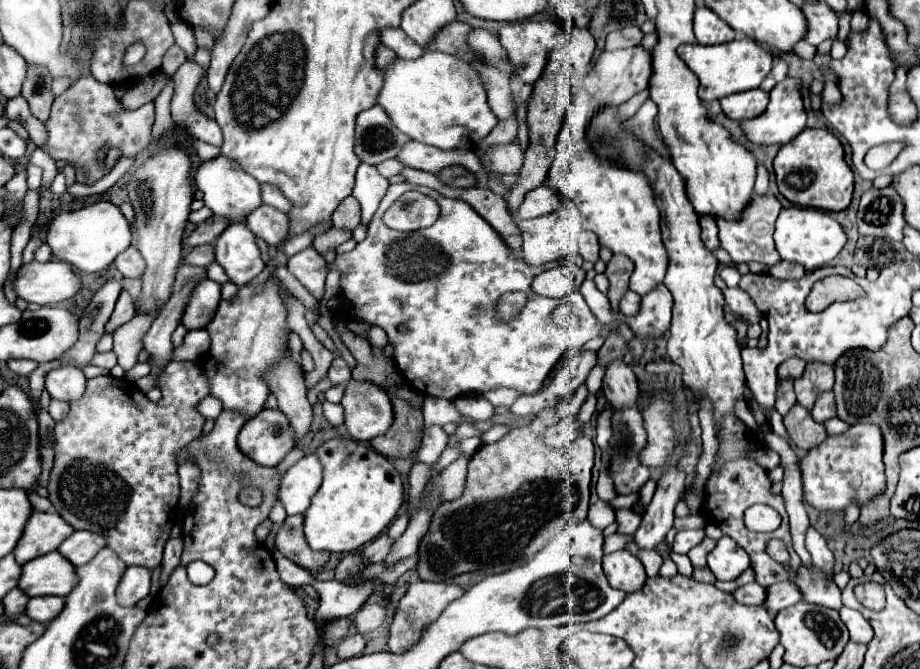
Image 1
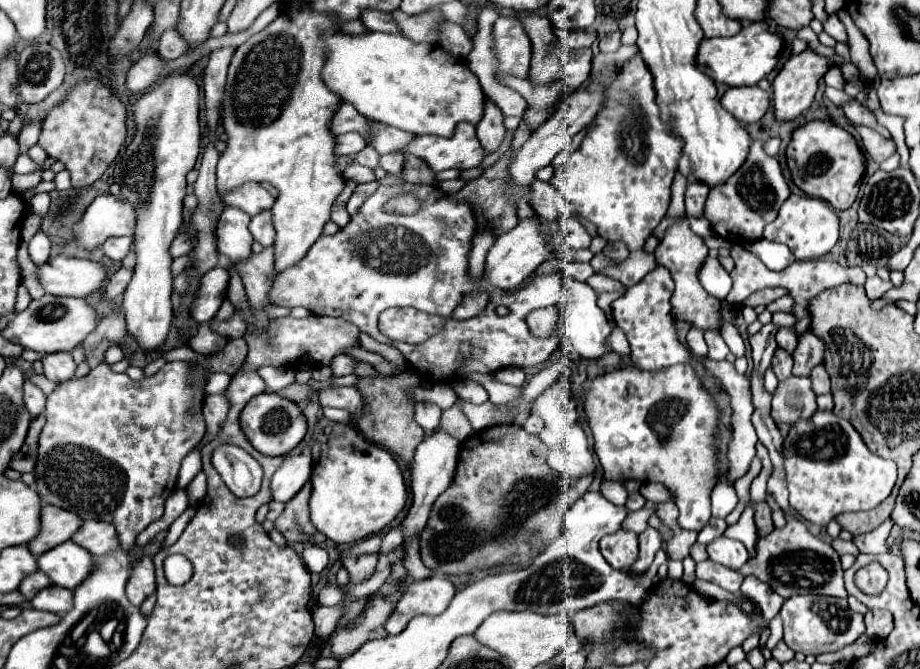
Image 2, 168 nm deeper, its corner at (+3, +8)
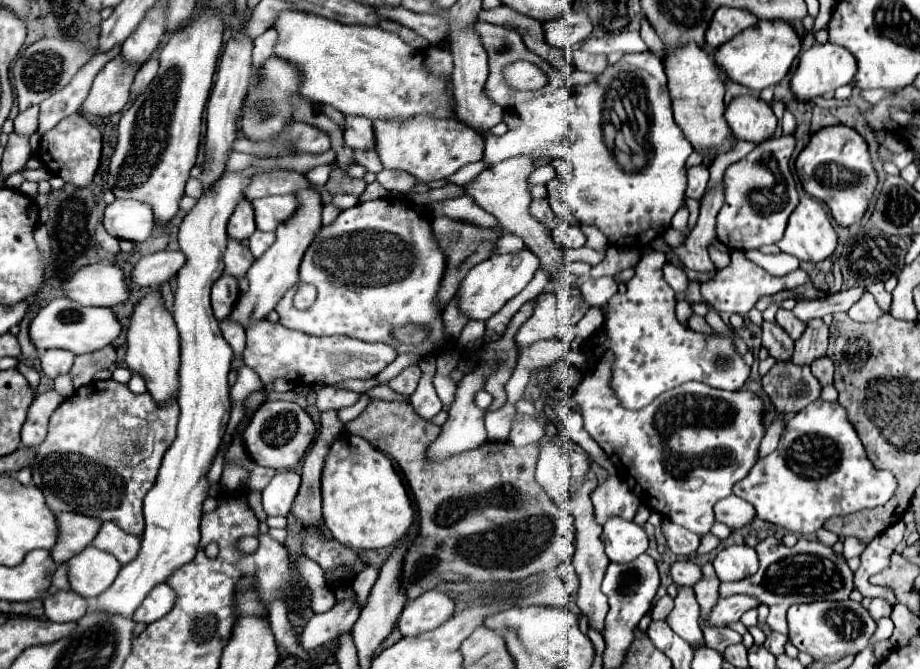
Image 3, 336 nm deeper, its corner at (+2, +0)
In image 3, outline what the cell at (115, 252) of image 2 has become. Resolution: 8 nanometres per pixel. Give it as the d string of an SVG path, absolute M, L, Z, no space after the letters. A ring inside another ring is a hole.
M99 223L97 225L97 243L105 249L105 251L109 251L109 253L113 253L113 255L117 255L121 249L119 249L119 241L115 239L115 237L111 237L105 229L103 229L103 225Z

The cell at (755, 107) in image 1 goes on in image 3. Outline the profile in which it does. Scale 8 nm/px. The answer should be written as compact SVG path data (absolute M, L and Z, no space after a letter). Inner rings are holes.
M757 95L735 97L725 109L725 119L737 139L753 143L771 137L777 127L777 117L773 115L771 105Z

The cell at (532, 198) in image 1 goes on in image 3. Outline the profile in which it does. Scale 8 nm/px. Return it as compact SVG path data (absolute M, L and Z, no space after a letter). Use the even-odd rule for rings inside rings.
M535 199L535 201L531 203L531 215L533 215L535 219L539 219L541 223L545 223L545 225L553 223L553 219L557 217L557 215L553 213L551 205L549 205L549 199Z

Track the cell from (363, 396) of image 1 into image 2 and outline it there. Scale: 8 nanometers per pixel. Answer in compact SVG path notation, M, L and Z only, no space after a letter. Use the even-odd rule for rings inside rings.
M330 387L320 391L318 403L322 407L338 407L350 411L352 417L360 415L362 411L362 397L356 387Z

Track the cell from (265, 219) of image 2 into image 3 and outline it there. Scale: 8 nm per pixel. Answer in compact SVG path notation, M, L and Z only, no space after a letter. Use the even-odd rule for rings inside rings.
M255 231L251 237L249 237L249 249L255 257L261 257L269 247L271 243L275 241L275 233L265 233L265 231Z

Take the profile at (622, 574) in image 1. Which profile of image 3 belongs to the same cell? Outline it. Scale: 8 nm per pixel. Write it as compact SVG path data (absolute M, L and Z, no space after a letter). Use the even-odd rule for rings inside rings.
M619 517L605 523L601 541L605 545L605 555L613 563L635 561L641 553L647 551L647 535L643 527L633 521L623 521Z

